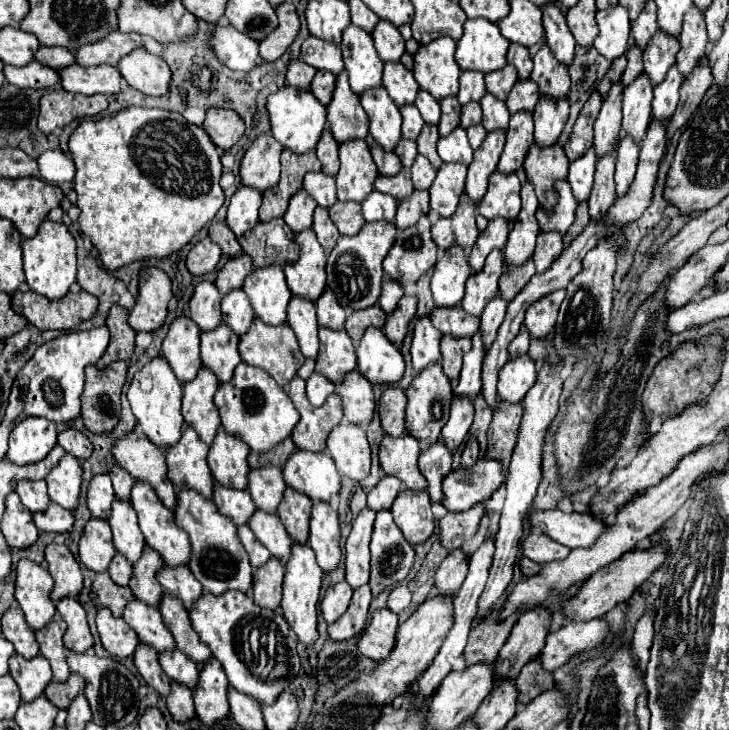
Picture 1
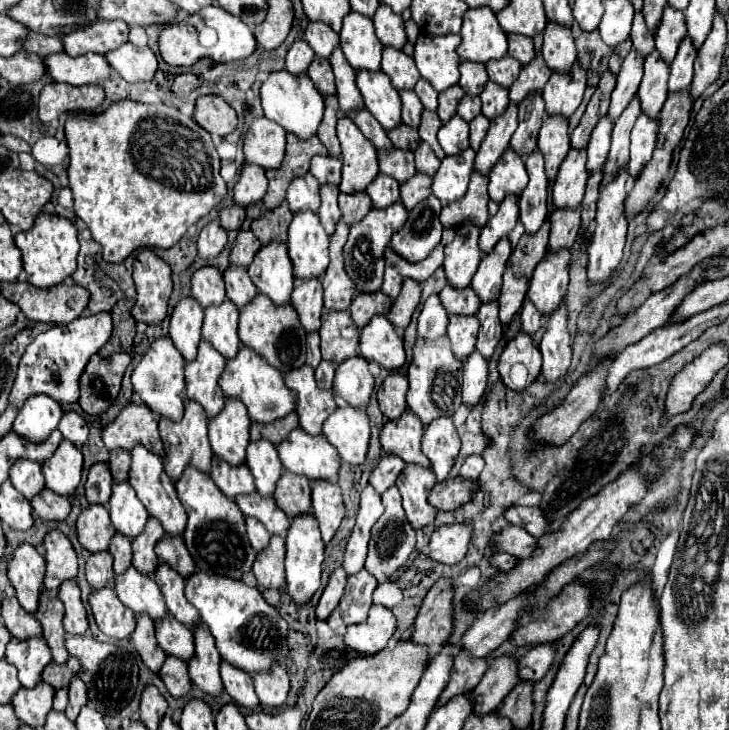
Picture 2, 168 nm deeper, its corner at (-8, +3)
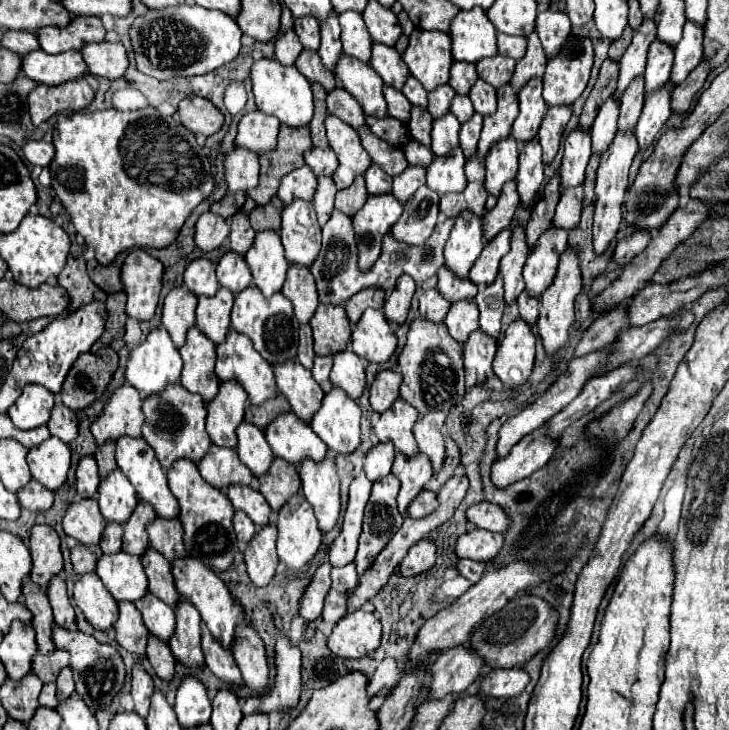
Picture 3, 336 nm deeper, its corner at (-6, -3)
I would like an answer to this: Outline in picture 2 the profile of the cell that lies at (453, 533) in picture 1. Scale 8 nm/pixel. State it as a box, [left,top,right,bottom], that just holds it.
[429,525,471,565]

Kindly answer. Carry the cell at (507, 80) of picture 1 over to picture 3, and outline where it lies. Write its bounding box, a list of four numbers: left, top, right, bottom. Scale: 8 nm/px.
[477,55,515,89]

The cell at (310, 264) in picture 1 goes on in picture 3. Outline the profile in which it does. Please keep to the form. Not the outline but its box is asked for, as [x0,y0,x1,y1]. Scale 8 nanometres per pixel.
[279,199,321,265]

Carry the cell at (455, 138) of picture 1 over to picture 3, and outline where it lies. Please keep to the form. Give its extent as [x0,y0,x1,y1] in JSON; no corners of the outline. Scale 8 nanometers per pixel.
[431,113,461,157]

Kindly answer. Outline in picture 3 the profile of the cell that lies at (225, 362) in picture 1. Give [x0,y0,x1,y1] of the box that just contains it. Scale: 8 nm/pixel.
[197,287,235,343]

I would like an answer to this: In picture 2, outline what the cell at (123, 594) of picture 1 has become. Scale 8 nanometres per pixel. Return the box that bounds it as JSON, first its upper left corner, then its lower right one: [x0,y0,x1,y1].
[85,551,115,589]

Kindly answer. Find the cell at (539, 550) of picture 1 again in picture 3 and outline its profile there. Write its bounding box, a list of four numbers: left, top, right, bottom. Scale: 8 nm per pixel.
[457,529,505,563]

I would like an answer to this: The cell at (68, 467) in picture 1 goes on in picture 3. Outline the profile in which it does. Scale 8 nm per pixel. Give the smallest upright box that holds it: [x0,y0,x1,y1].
[27,437,71,491]

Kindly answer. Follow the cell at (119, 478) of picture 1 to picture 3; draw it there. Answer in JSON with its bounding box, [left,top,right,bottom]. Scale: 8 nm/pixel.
[95,441,117,479]

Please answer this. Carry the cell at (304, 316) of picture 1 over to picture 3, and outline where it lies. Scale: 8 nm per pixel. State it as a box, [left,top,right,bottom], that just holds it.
[281,265,319,325]

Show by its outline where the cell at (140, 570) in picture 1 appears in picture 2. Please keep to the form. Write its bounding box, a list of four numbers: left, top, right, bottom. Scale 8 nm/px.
[131,517,163,575]

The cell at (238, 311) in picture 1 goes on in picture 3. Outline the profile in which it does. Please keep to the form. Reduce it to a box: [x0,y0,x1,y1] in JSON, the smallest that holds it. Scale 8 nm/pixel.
[217,251,251,295]

